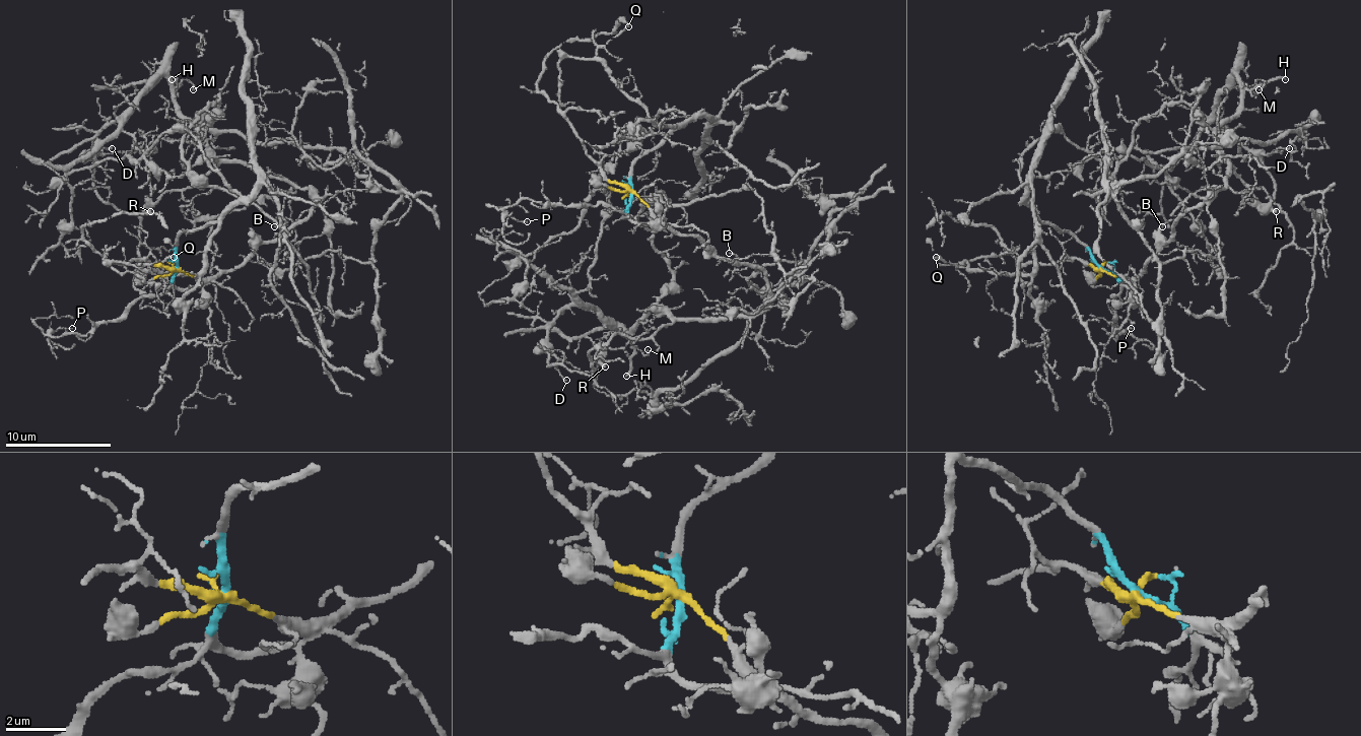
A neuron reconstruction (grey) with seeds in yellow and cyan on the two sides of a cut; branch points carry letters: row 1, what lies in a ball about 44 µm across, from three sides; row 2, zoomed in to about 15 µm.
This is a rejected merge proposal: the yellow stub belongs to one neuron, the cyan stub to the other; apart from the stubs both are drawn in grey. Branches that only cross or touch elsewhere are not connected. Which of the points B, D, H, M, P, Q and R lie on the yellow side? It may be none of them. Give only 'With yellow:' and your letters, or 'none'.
With yellow: B, D, H, M, R

